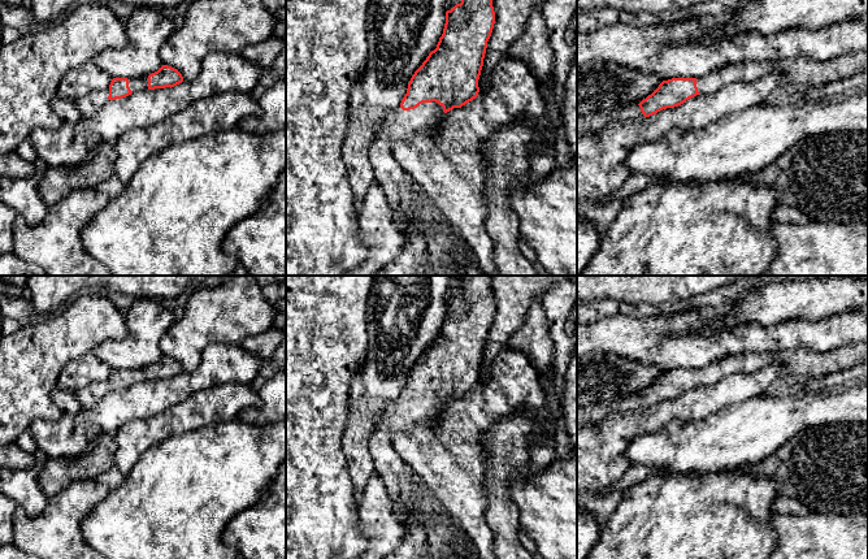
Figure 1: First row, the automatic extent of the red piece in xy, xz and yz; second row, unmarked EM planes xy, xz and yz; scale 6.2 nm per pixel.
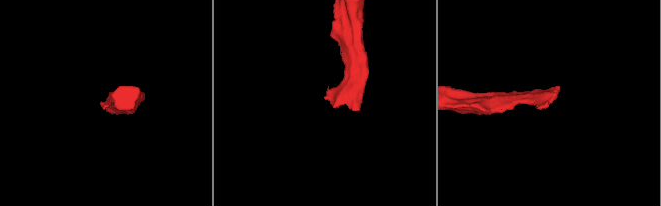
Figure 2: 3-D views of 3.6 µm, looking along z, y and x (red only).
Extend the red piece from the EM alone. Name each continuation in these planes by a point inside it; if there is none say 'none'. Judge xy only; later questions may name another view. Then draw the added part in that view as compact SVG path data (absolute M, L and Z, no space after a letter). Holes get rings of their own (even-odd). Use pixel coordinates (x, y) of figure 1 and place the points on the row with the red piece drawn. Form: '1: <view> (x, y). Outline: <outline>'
1: xy (140, 83). Outline: M148 75L127 79L131 92L140 92L148 90Z

